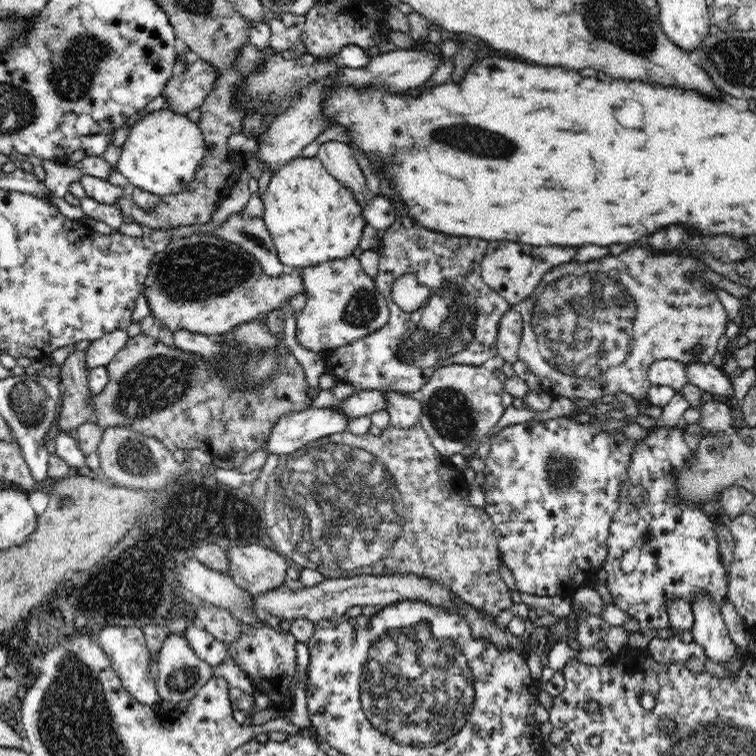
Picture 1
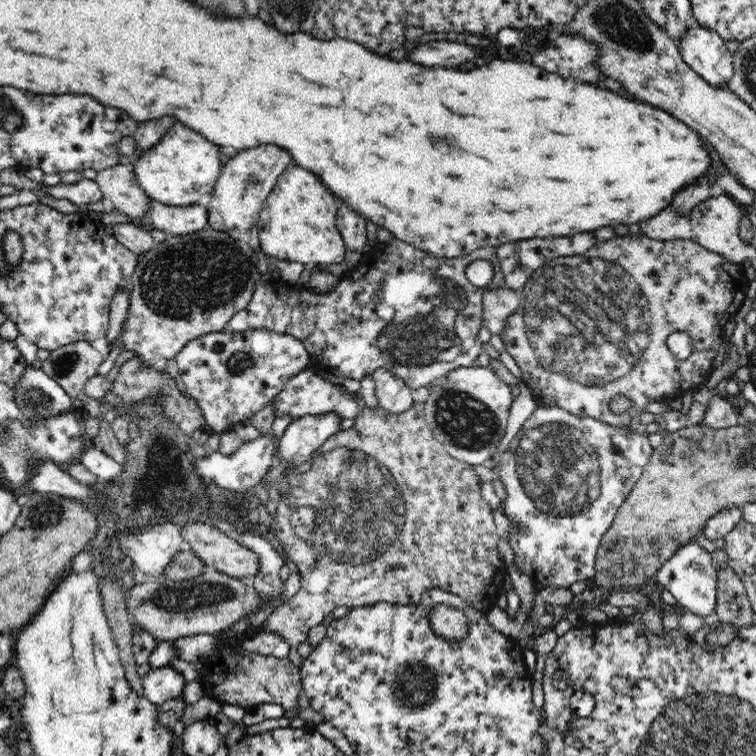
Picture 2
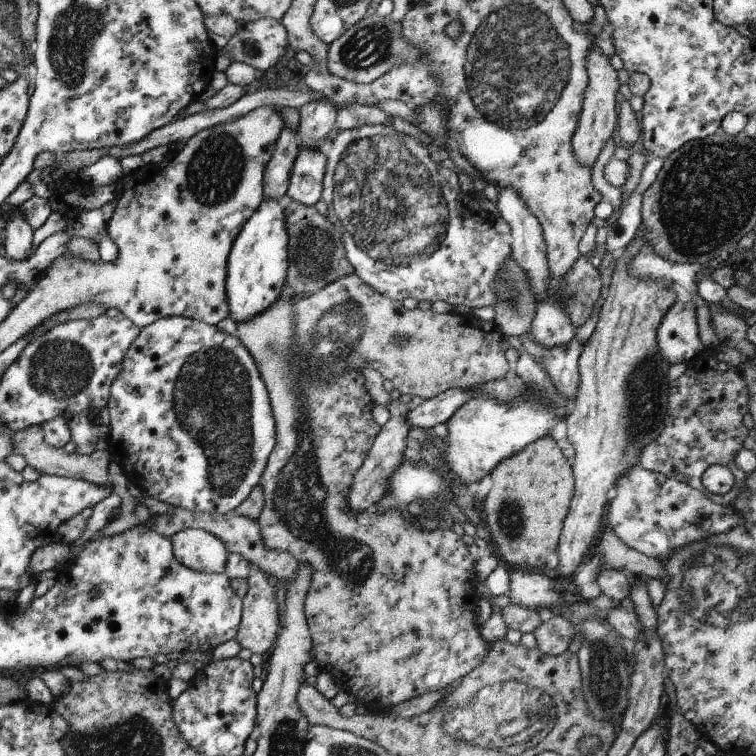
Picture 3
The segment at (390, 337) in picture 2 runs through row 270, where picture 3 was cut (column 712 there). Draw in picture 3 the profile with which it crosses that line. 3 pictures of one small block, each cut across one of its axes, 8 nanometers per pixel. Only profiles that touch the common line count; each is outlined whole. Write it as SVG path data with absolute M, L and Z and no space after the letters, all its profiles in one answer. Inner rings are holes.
M706 348L688 362L683 375L670 382L667 409L669 416L664 428L640 451L637 464L643 469L686 483L705 493L716 504L733 504L747 477L744 471L734 465L734 458L744 448L750 432L742 423L744 415L749 412L749 388L739 365L730 366L730 362L718 358L718 351ZM710 465L728 466L732 471L735 485L730 492L720 496L705 489L702 475Z

